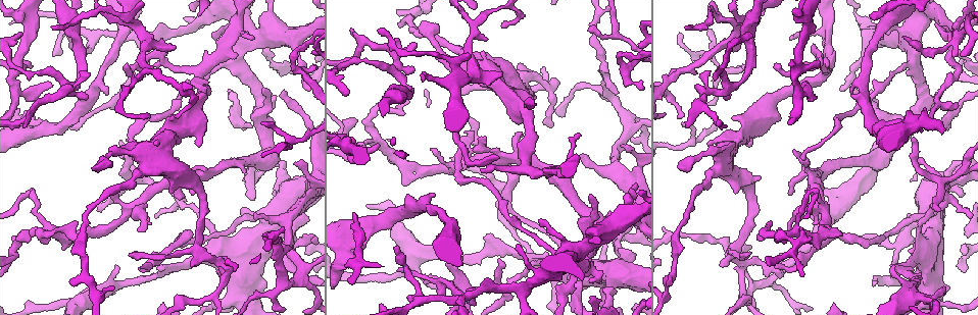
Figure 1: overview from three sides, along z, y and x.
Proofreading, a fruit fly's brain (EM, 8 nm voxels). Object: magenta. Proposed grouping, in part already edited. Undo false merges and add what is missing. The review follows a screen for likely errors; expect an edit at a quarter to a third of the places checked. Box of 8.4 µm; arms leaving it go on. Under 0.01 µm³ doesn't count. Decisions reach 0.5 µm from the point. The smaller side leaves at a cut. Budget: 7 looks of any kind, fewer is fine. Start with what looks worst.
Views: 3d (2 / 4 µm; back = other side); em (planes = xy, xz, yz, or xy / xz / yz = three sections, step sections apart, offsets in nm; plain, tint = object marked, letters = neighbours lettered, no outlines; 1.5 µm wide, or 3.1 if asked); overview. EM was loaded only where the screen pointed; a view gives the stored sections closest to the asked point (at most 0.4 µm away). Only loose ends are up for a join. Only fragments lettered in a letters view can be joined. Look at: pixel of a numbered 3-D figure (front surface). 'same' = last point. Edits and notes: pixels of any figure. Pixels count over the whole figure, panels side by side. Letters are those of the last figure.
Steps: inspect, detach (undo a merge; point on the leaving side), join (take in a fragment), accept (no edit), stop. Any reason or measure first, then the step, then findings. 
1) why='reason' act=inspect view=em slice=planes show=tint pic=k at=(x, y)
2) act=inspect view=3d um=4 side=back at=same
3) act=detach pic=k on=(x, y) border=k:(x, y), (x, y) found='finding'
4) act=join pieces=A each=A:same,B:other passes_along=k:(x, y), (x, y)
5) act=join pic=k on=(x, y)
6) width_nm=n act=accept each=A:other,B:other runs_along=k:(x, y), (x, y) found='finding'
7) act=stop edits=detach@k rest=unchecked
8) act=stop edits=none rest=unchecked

why='an open end' act=inspect view=3d um=2 pic=1 at=(351, 31)

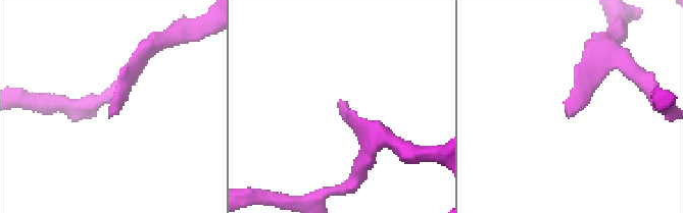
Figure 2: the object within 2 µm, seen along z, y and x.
act=inspect view=em slice=planes show=plain pic=2 at=(341, 105)

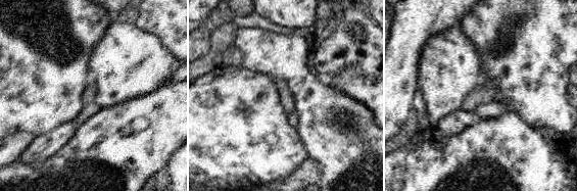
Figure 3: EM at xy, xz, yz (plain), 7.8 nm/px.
act=inspect view=em slice=planes show=letters at=same

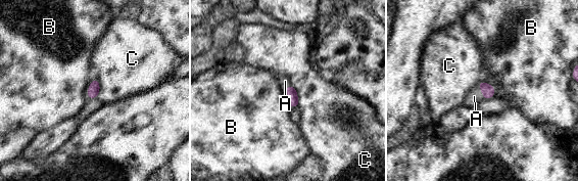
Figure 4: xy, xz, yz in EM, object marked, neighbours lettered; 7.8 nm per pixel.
act=join pieces=A each=A:same,B:other,C:other found='the neuron continues'

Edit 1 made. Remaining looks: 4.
why='redraw' act=inspect view=overview

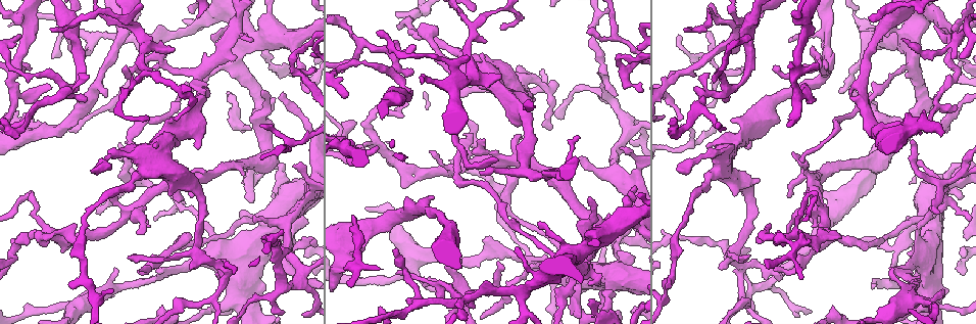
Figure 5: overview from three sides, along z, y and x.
why='tapers out' act=inspect view=3d um=2 pic=5 at=(758, 238)

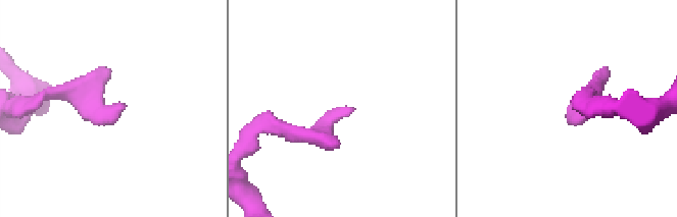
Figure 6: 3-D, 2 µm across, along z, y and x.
act=inspect view=em slice=planes show=letters pic=6 at=(350, 109)

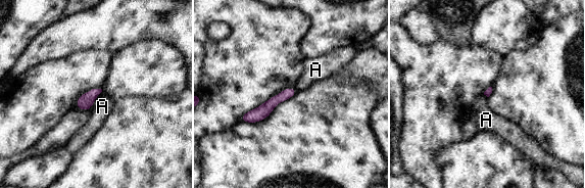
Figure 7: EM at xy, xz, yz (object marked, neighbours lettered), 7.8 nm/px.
act=accept each=A:other runs_along=7:(293, 90), (261, 112), (244, 119) found='none of them fits'

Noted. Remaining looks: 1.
why='abrupt turn' act=inspect view=em slice=planes show=letters pic=5 at=(625, 71)

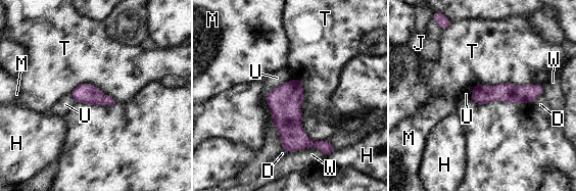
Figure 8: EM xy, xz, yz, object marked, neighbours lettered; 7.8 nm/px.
act=accept each=D:other,H:other,J:other,M:other,T:other,U:other,W:other border=8:(542, 85), (476, 84), (471, 89) found='continuous, no second neuron'

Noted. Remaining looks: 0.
act=stop edits=join@4 rest=unchecked

